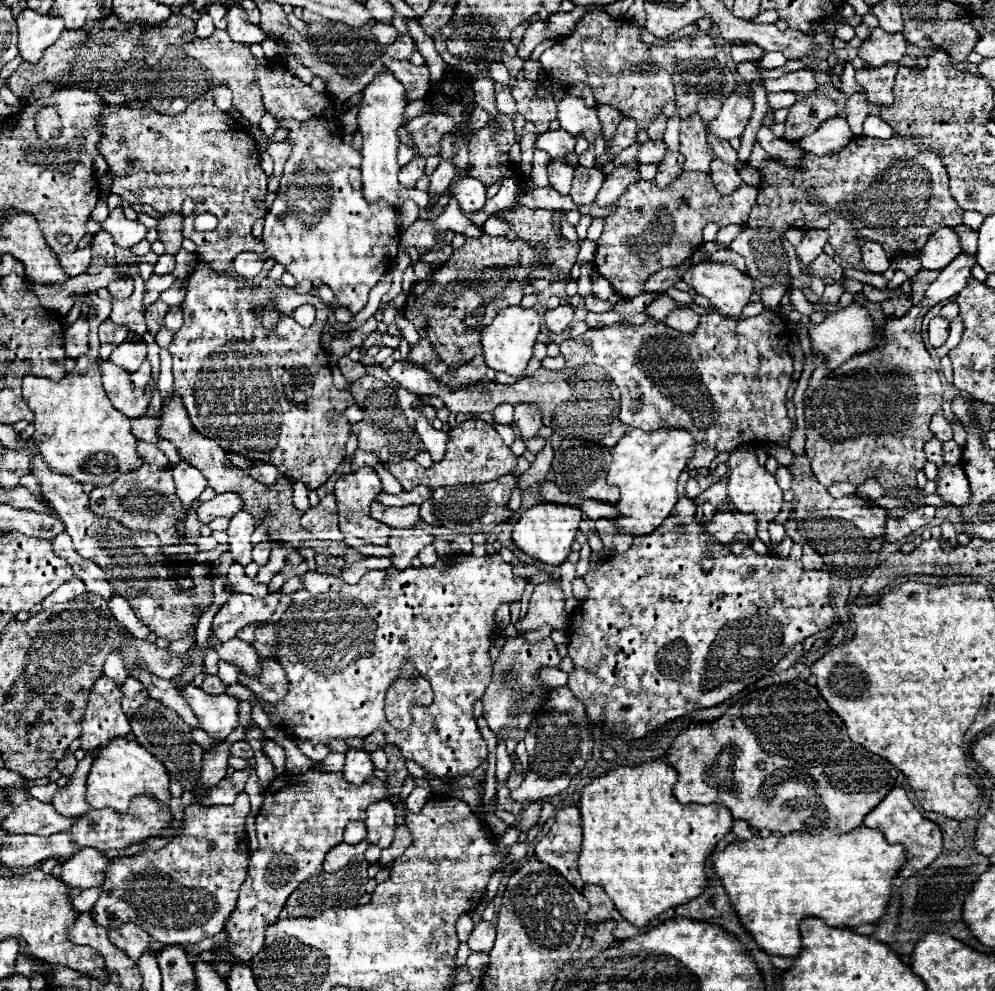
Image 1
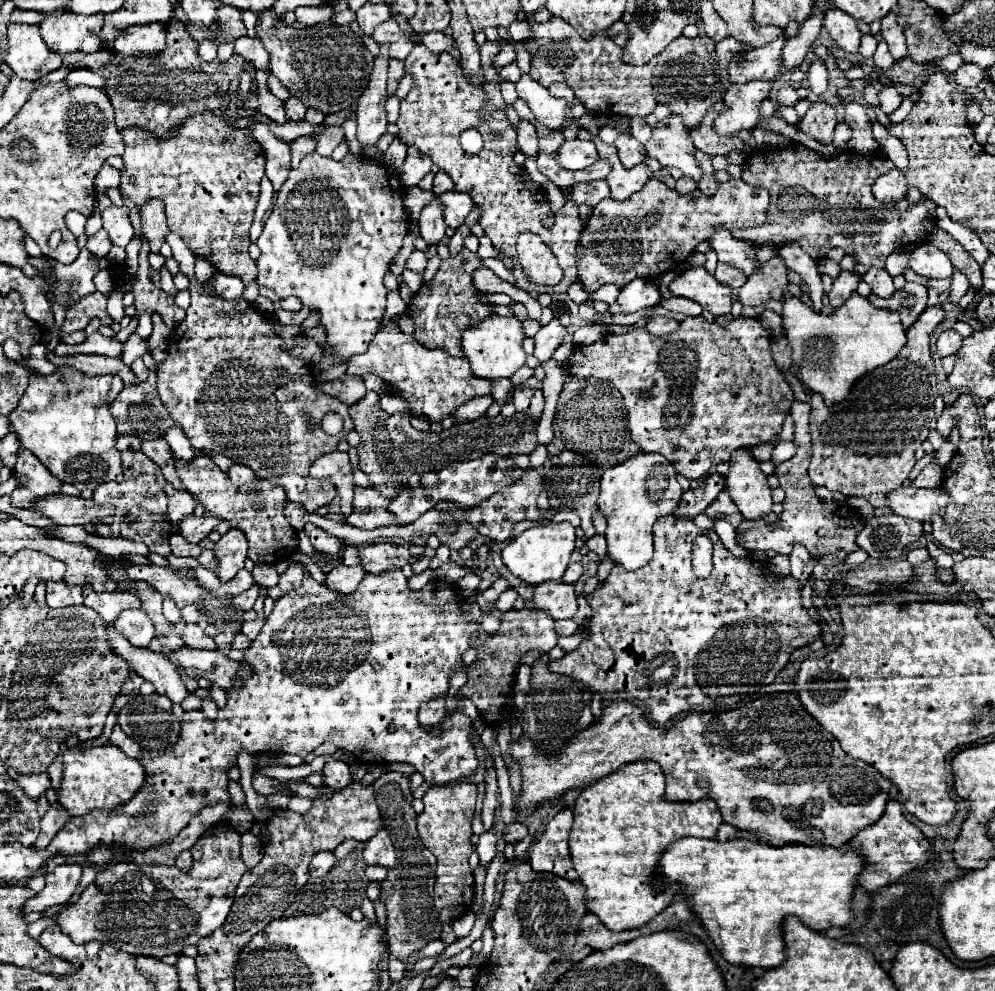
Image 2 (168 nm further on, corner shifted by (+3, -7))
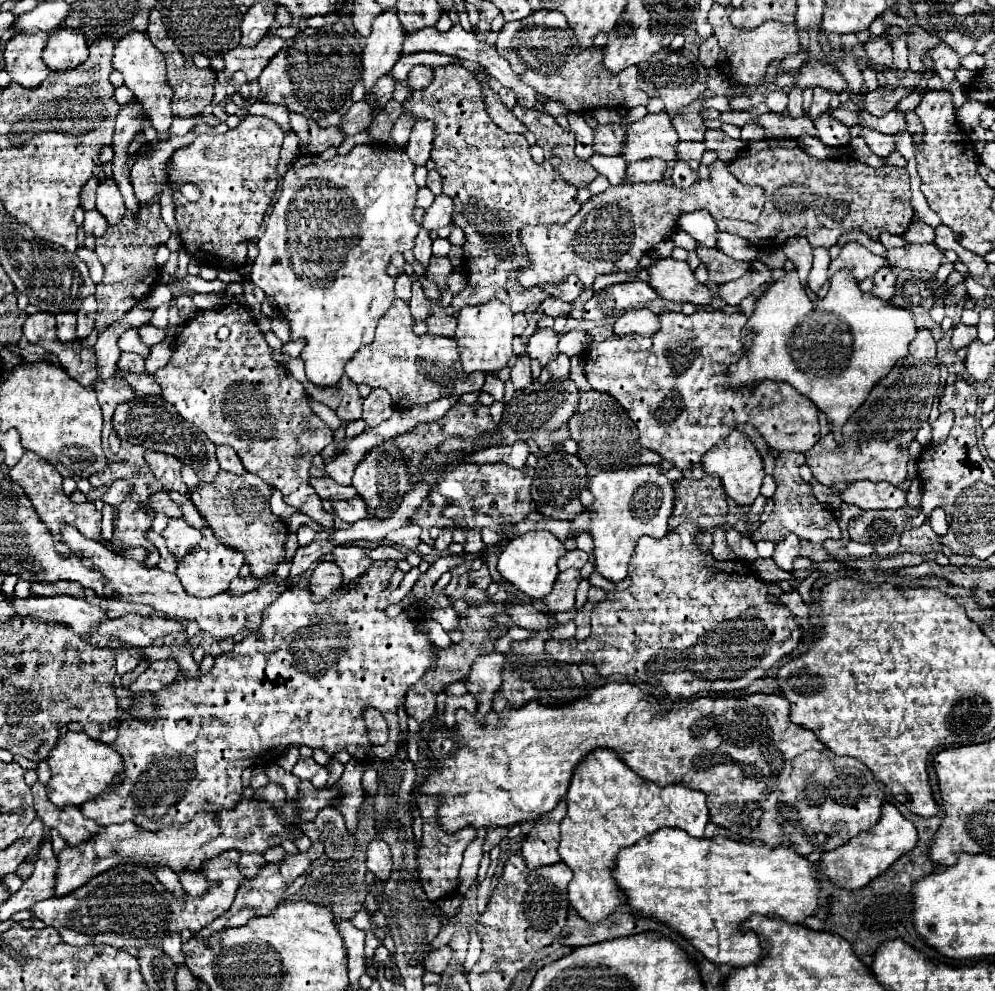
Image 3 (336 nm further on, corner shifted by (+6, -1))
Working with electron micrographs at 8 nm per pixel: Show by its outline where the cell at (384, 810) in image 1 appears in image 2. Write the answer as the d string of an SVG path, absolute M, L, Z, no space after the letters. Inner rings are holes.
M385 829L377 831L377 835L365 843L363 857L367 865L381 865L385 869L395 867L395 849Z

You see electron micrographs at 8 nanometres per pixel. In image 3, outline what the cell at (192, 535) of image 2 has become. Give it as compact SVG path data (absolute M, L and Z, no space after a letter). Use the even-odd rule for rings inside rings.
M176 517L168 521L168 527L164 529L162 537L166 539L168 549L182 559L186 553L190 553L200 541L202 541L202 533L194 527L190 527L184 517Z

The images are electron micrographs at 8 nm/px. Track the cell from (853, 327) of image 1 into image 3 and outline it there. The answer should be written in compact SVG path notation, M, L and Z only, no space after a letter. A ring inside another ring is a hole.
M794 271L786 273L784 279L774 281L766 289L766 295L760 297L756 303L754 315L748 319L746 331L754 333L754 341L744 353L744 357L734 363L732 369L728 369L730 385L742 387L758 383L762 379L786 381L828 415L828 421L834 425L832 431L840 437L840 427L846 423L850 413L858 405L862 405L866 393L870 393L874 383L882 379L898 359L906 357L908 345L916 337L916 323L908 309L894 307L884 299L862 293L858 283L852 277L846 277L846 273L836 273L836 277L830 279L828 295L814 303L804 293L800 279Z

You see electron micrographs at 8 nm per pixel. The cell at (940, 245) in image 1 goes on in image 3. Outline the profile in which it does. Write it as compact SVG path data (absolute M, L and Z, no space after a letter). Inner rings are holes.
M908 245L902 249L890 249L886 255L888 265L898 269L914 269L914 271L928 271L936 273L942 265L942 251L934 245Z

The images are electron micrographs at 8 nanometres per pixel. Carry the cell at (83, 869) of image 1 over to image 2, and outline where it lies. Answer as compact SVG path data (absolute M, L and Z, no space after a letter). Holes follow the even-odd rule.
M81 865L55 867L53 873L45 875L43 891L39 891L33 899L29 899L29 903L25 903L25 913L43 911L53 905L65 905L79 885L81 871L83 871Z

